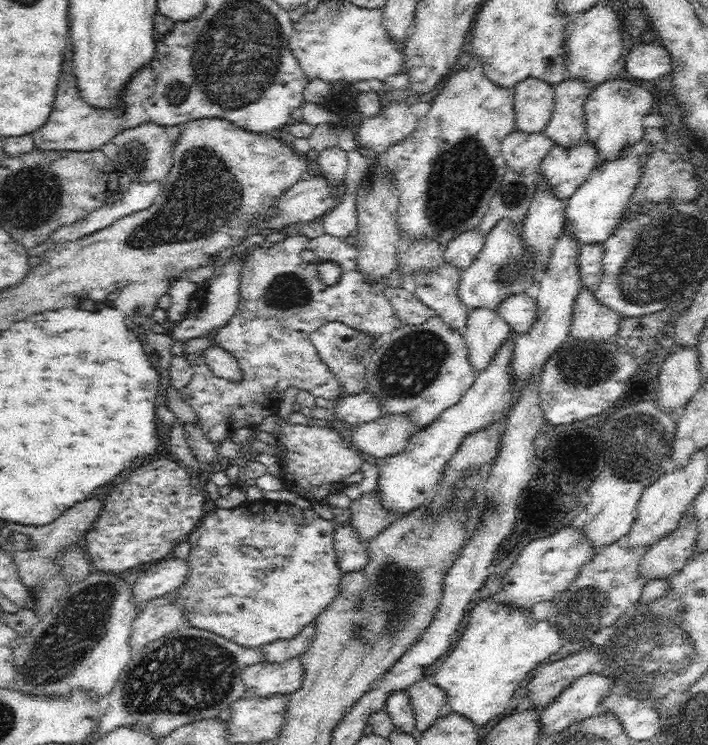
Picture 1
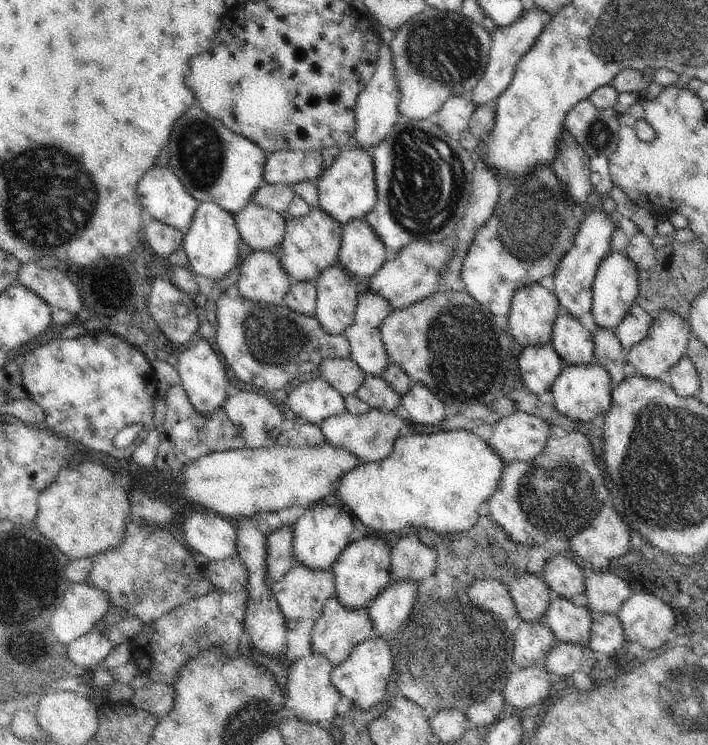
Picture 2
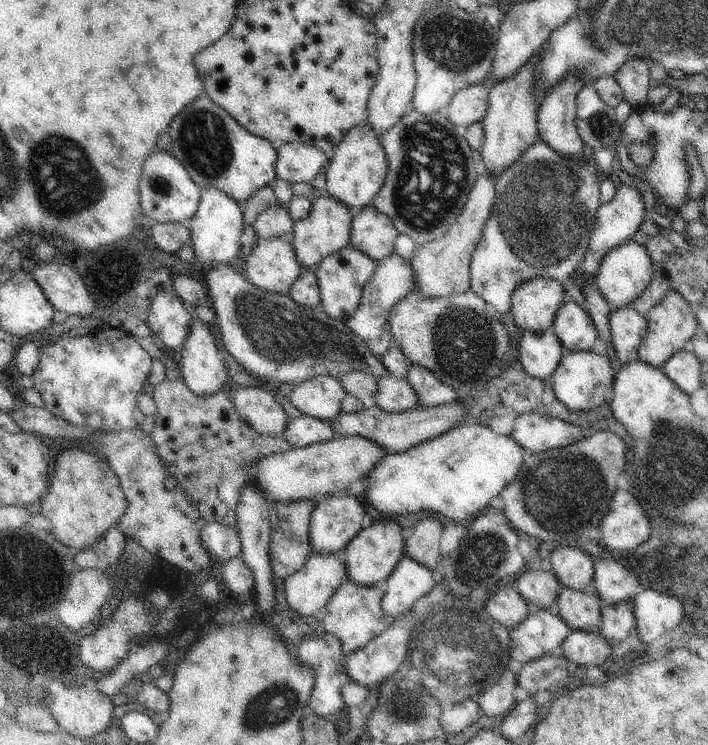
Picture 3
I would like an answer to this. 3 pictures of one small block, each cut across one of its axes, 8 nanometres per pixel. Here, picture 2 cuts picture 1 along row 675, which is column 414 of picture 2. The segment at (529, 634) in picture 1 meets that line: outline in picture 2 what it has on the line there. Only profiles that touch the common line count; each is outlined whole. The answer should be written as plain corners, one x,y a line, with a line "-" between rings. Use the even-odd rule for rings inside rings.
466,430
436,432
434,434
406,433
397,438
392,453
380,461
360,463
357,468
342,476
335,494
348,512
372,532
382,538
386,534
403,534
405,528
428,528
438,537
452,539
471,530
478,521
478,506
488,501
498,487
503,461
487,442

